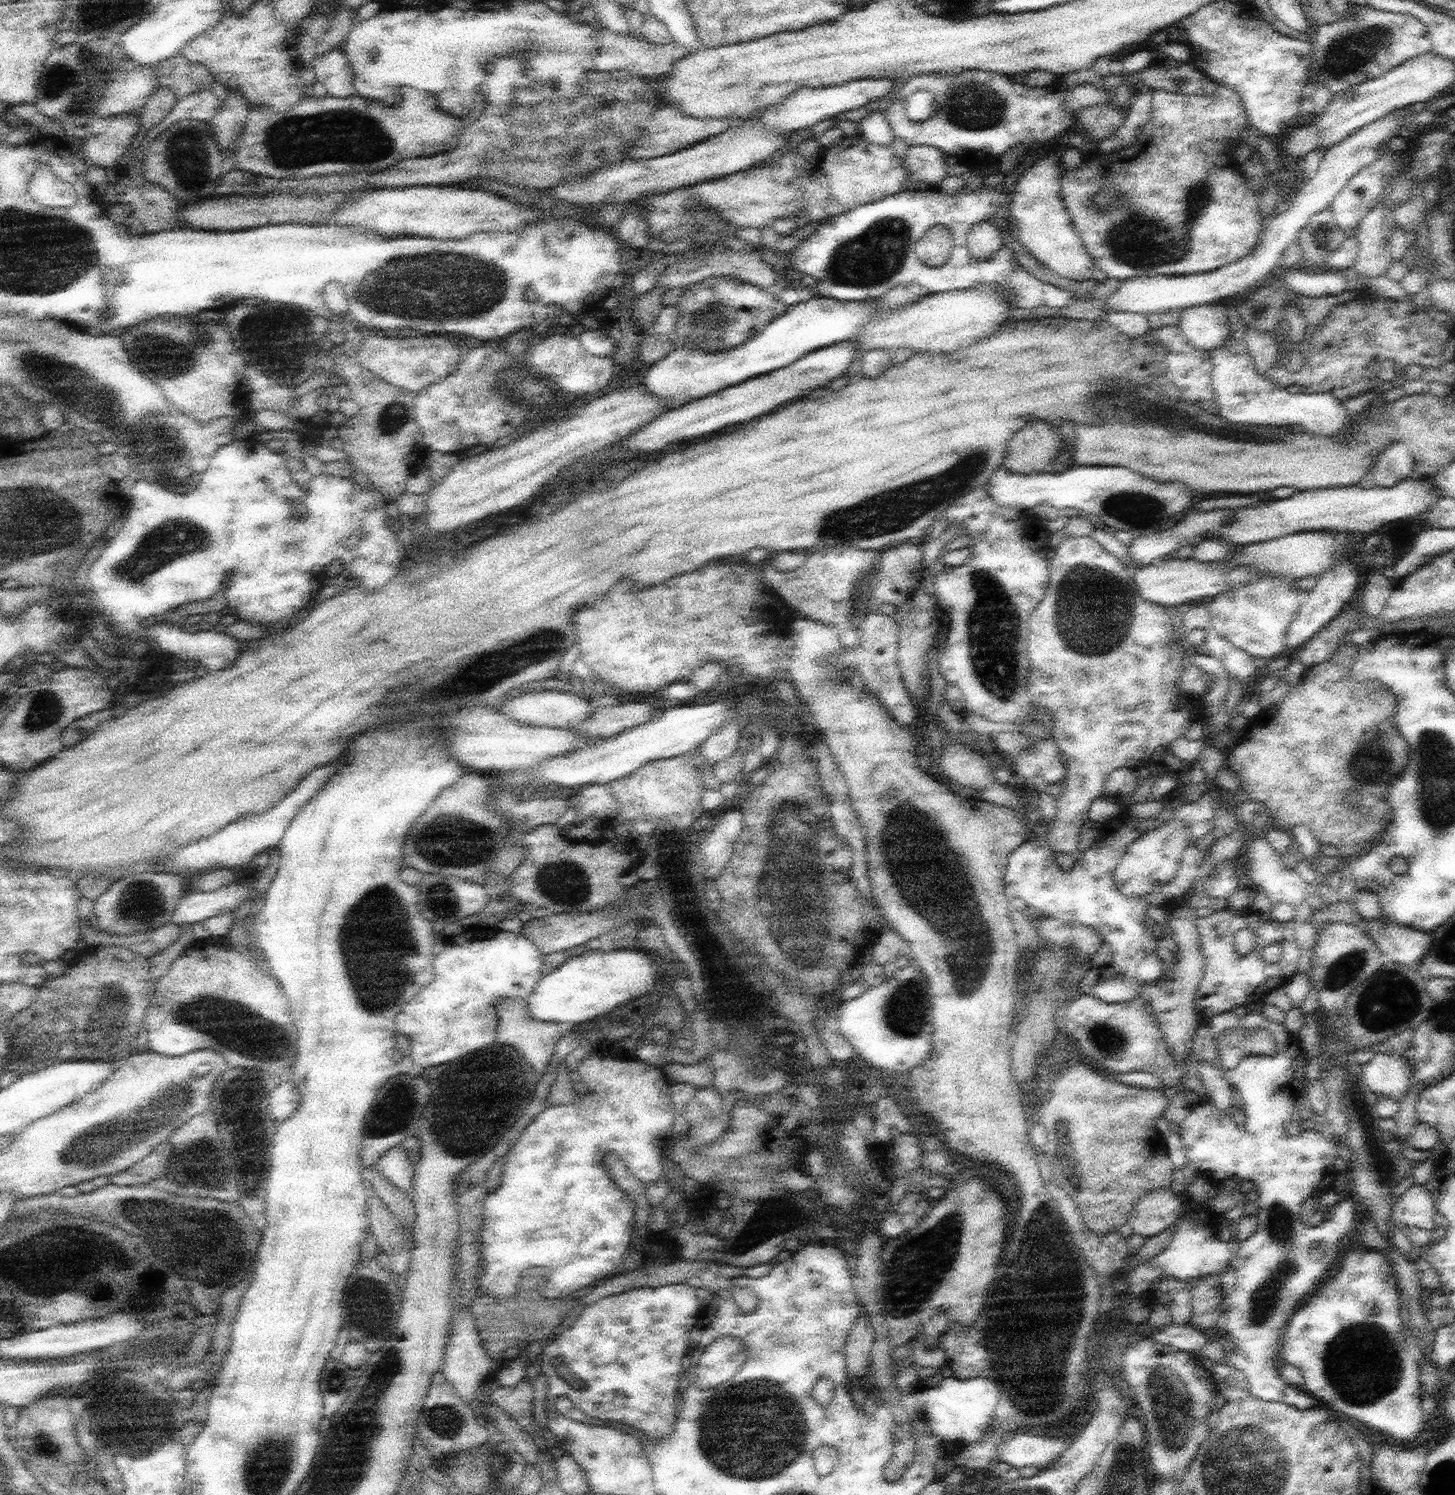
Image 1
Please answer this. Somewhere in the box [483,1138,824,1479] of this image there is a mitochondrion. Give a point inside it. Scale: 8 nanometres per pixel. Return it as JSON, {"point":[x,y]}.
{"point":[503,1461]}

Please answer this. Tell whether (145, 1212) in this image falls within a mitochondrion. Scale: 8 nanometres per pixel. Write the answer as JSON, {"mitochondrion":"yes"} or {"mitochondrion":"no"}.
{"mitochondrion":"no"}

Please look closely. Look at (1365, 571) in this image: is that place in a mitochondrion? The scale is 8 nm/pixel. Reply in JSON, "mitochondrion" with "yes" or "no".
{"mitochondrion":"no"}

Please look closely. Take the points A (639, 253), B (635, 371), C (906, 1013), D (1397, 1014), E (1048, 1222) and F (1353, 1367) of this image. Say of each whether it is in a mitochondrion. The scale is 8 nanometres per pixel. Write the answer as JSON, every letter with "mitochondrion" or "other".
{"A":"other","B":"other","C":"mitochondrion","D":"mitochondrion","E":"mitochondrion","F":"mitochondrion"}

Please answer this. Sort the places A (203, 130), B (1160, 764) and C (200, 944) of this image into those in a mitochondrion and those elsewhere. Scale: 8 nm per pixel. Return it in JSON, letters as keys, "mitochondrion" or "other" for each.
{"A":"other","B":"other","C":"other"}

